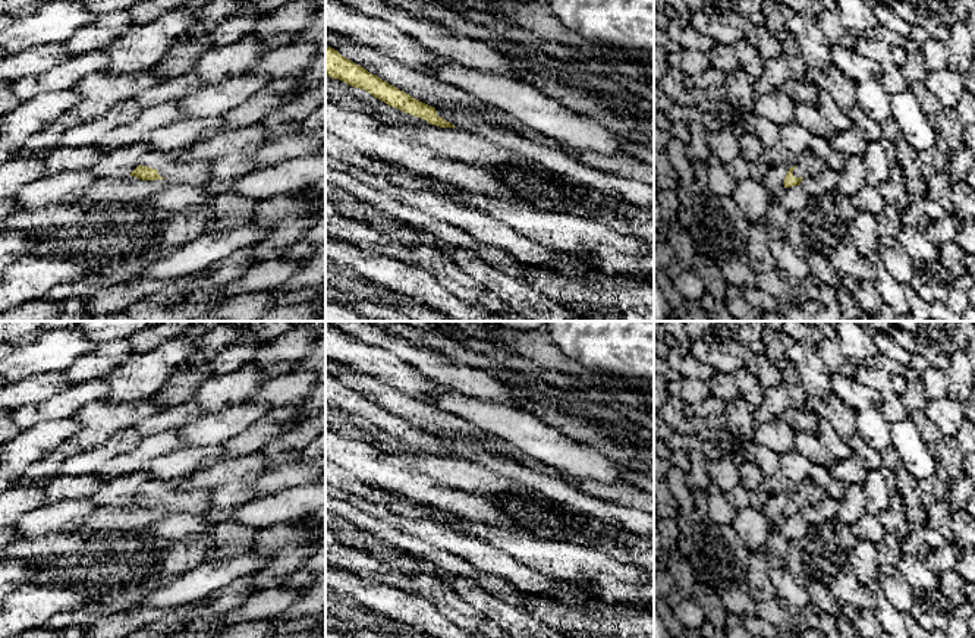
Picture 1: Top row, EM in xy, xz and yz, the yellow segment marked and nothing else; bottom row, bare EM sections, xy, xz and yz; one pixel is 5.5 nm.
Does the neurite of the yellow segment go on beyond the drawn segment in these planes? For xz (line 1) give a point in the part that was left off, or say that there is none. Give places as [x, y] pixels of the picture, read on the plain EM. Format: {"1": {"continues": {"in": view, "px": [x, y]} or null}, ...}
{"1": {"continues": null}}

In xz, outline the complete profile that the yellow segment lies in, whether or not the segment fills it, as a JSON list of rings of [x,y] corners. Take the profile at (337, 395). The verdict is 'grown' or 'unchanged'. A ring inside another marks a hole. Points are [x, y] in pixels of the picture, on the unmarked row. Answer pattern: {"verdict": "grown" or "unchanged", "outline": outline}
{"verdict": "unchanged", "outline": [[[325,374],[325,402],[334,408],[340,408],[347,414],[365,418],[386,433],[399,437],[412,444],[421,446],[431,453],[440,456],[456,456],[450,450],[437,443],[435,436],[431,436],[405,419],[390,414],[377,403],[369,402],[362,395],[342,384],[337,378]]]}

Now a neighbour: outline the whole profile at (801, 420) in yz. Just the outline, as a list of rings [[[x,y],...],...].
[[[793,408],[784,411],[779,417],[779,419],[789,424],[796,431],[808,431],[808,433],[814,433],[821,421],[818,415],[811,411],[793,409]]]

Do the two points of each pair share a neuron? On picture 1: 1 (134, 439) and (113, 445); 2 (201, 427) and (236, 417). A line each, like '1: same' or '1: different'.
1: same
2: same

